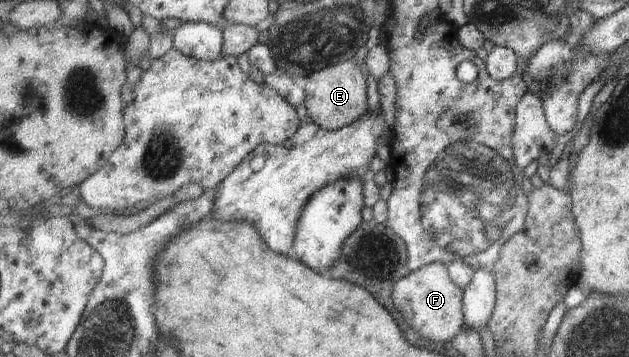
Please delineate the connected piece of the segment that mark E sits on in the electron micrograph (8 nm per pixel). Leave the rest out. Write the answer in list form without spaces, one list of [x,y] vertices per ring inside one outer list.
[[[354,59],[310,73],[305,86],[305,106],[311,119],[322,128],[337,131],[350,126],[369,111],[366,72]]]

